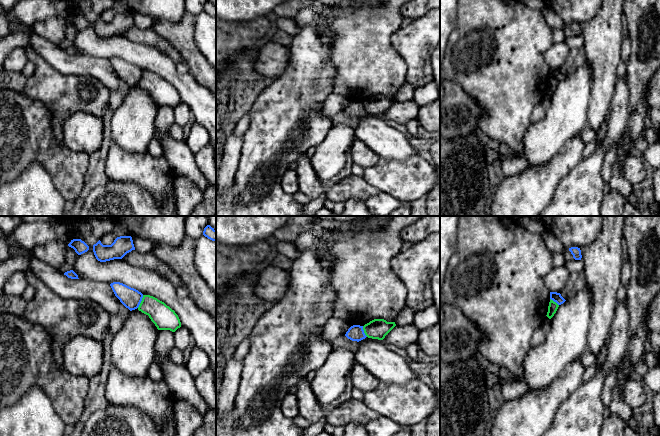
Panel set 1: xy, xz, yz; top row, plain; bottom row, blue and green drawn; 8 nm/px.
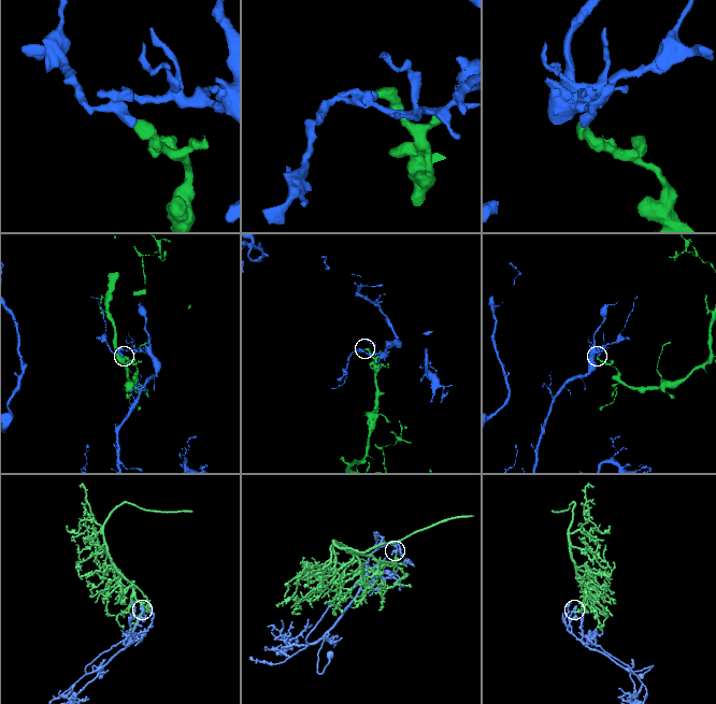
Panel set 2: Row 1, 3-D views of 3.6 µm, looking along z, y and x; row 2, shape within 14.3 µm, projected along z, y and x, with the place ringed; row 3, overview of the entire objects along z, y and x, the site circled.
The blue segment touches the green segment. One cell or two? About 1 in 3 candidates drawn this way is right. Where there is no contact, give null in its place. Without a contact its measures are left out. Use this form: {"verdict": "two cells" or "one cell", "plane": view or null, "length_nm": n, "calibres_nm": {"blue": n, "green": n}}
{"verdict": "two cells", "plane": "xy", "length_nm": 120, "calibres_nm": {"blue": 160, "green": 190}}

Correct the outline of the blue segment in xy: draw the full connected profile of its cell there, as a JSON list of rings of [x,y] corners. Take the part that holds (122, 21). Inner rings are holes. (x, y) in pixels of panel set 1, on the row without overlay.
[[[131,12],[117,13],[111,21],[103,21],[100,16],[93,21],[94,31],[100,38],[122,35],[132,26],[135,23]]]

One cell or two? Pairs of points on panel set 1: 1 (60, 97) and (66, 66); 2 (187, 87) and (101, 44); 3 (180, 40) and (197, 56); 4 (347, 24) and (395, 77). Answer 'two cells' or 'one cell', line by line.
1: two cells
2: one cell
3: one cell
4: one cell

